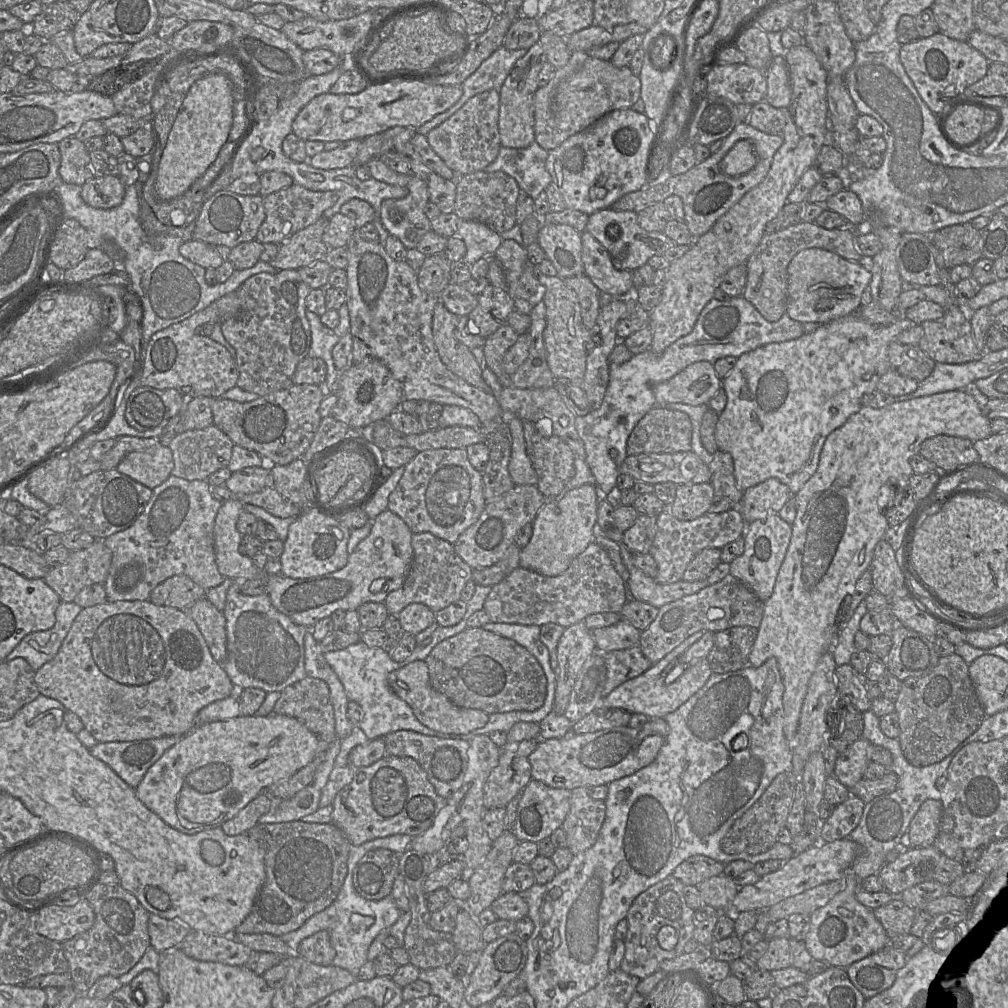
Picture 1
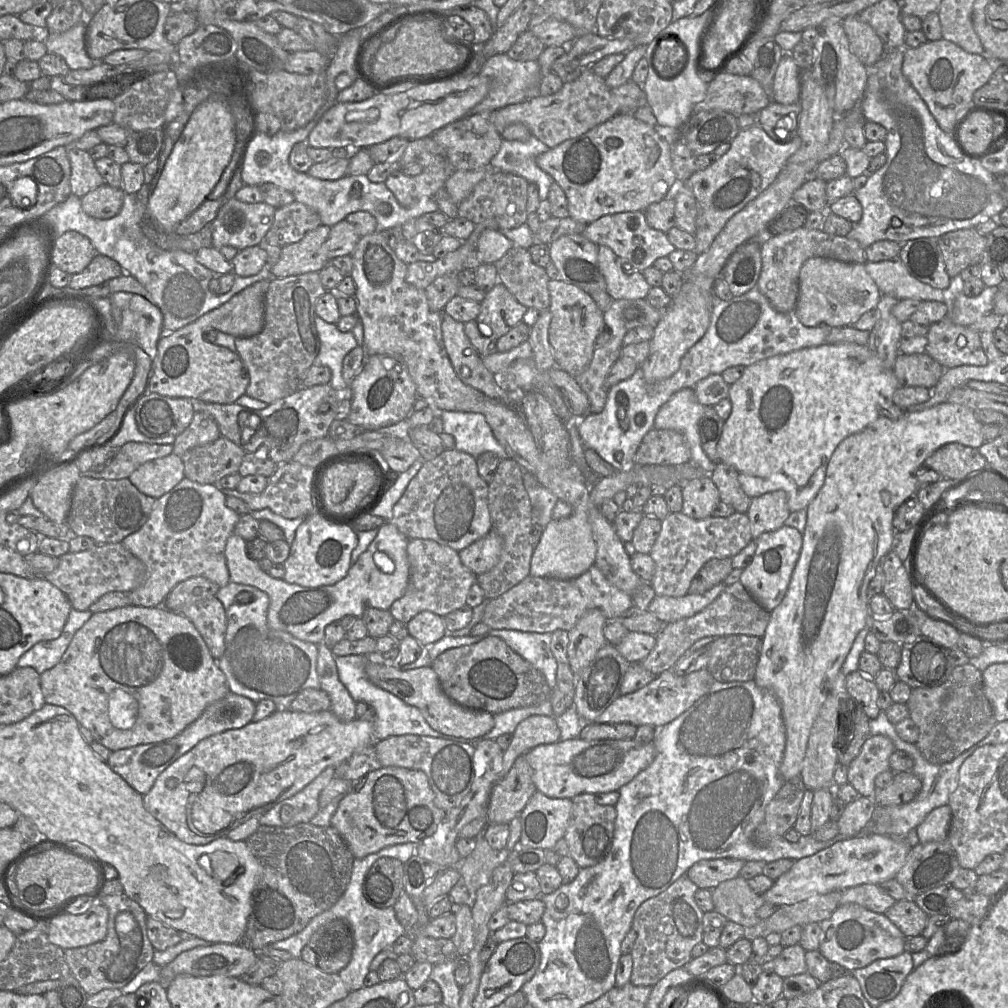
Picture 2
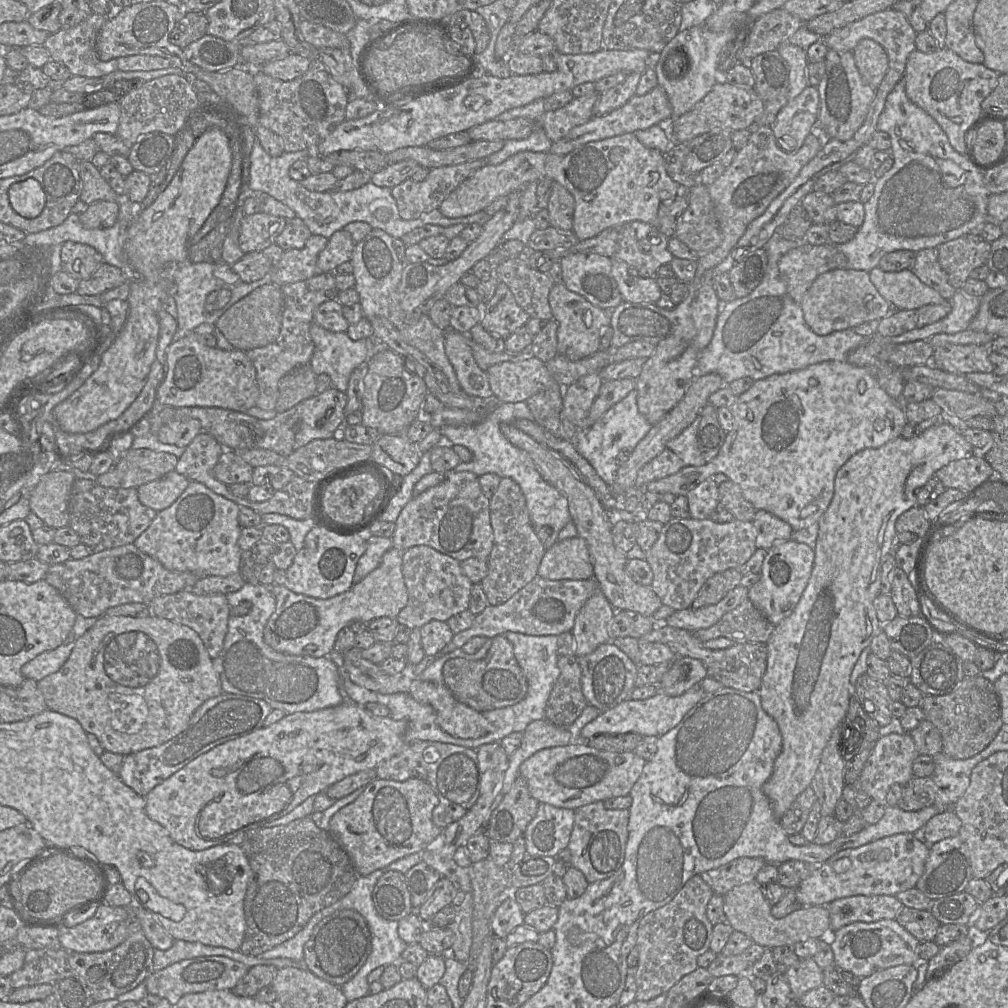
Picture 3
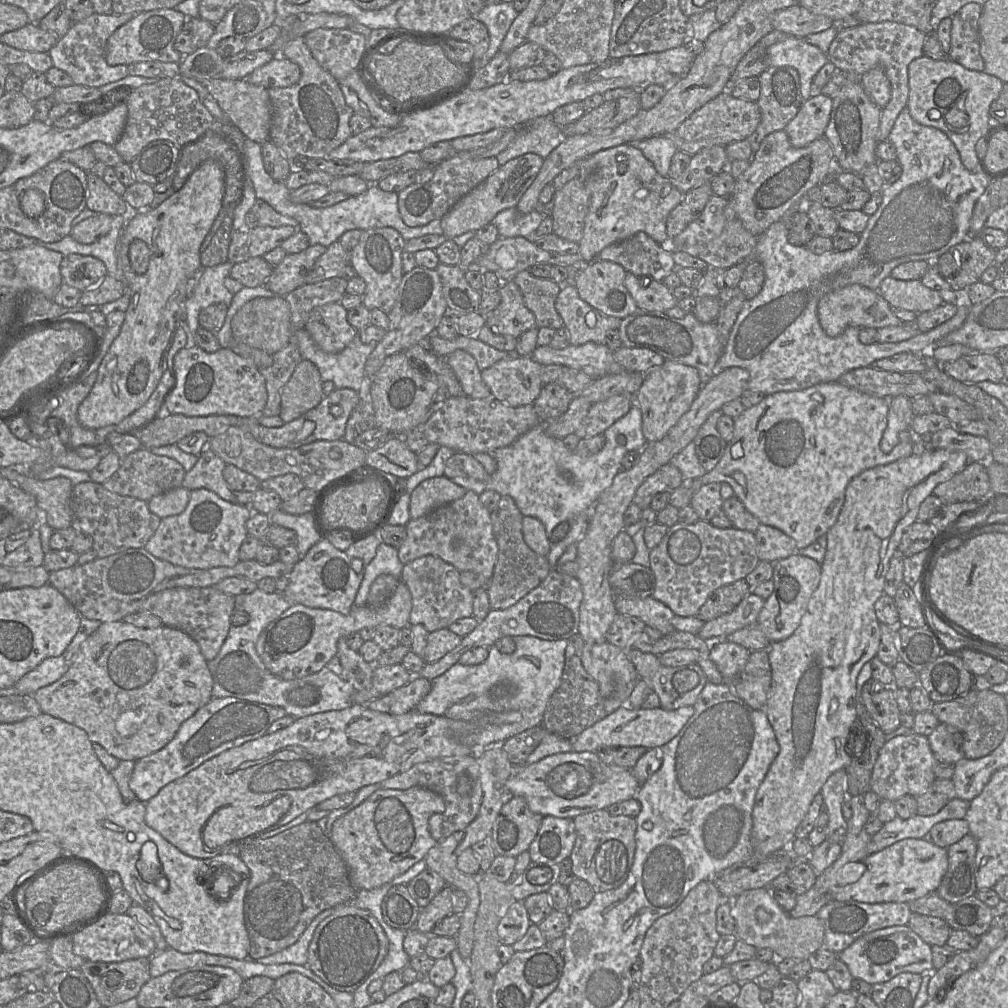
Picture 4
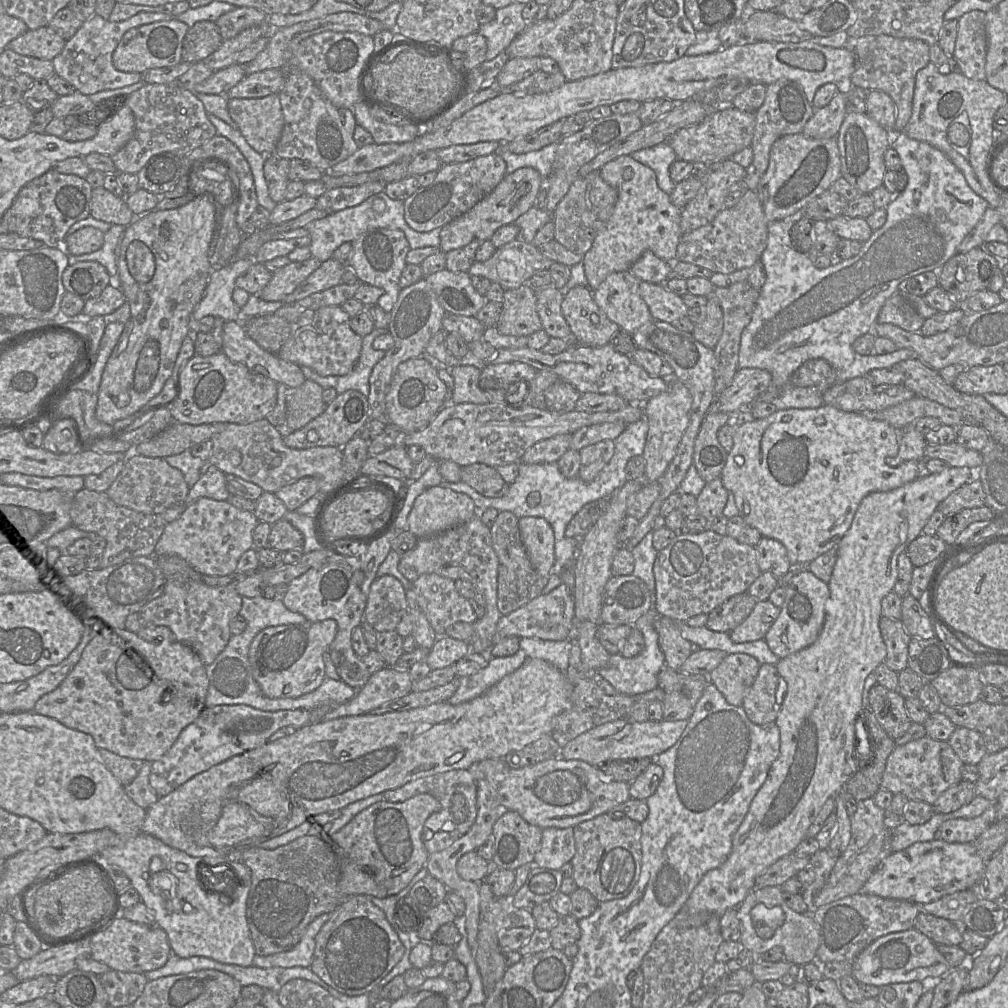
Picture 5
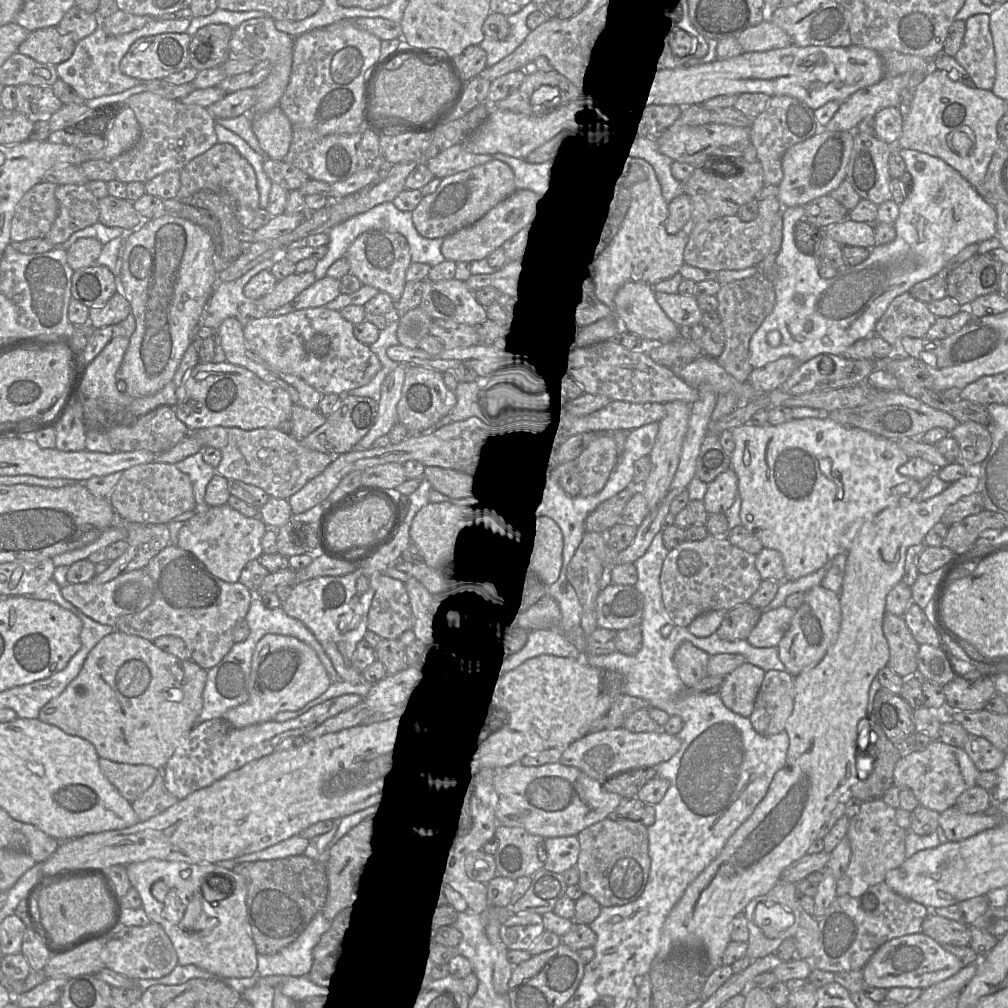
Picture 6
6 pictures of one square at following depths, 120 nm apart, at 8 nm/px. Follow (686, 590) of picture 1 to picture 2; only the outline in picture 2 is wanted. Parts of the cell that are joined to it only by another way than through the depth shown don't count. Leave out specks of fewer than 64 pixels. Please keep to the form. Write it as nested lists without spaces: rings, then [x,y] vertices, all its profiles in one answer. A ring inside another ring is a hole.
[[[721,583],[702,594],[688,593],[682,597],[656,595],[648,610],[665,624],[673,623],[704,610],[725,588],[725,584]]]

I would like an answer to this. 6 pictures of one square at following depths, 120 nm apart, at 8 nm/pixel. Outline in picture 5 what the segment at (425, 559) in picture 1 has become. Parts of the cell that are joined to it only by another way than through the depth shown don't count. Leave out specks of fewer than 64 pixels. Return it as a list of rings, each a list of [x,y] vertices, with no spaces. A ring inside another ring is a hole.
[[[435,573],[424,574],[412,582],[412,588],[419,608],[438,637],[444,636],[454,623],[476,622],[469,600],[458,593],[455,581]]]

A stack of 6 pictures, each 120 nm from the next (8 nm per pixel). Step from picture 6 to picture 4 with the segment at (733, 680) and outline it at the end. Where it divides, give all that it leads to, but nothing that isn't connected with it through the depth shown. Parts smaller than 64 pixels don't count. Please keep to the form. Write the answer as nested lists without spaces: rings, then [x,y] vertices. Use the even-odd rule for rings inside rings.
[[[733,642],[711,643],[710,659],[726,680],[735,680],[748,662],[750,651]]]

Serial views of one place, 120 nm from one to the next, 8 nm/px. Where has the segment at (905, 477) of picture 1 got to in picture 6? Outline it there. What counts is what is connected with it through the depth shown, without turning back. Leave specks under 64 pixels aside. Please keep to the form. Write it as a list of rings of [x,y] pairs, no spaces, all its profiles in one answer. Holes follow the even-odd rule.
[[[971,470],[940,494],[927,500],[913,500],[906,505],[886,508],[862,525],[846,553],[845,574],[839,594],[842,618],[838,635],[818,664],[794,676],[794,708],[784,730],[789,737],[785,765],[775,773],[766,795],[753,813],[728,839],[719,856],[689,884],[666,917],[656,960],[664,960],[677,946],[688,946],[702,948],[709,974],[724,965],[722,957],[732,941],[732,920],[743,913],[752,899],[771,890],[780,881],[786,867],[807,854],[833,809],[844,801],[849,789],[862,780],[858,777],[856,764],[858,723],[867,717],[870,685],[878,672],[887,666],[890,657],[883,633],[887,595],[902,582],[908,549],[923,543],[928,531],[941,521],[945,509],[961,497],[978,491],[978,485],[977,472]]]

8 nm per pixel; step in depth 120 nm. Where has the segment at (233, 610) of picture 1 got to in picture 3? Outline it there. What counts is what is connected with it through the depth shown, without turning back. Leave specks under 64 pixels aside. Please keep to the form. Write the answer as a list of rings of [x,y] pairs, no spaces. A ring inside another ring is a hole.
[[[245,583],[238,591],[228,593],[226,598],[231,609],[242,601],[251,602],[252,608],[244,616],[230,614],[223,648],[212,661],[224,693],[264,700],[273,709],[283,710],[286,714],[311,712],[338,706],[346,701],[342,694],[339,669],[328,656],[284,654],[265,643],[264,627],[276,608],[276,600],[269,586]]]

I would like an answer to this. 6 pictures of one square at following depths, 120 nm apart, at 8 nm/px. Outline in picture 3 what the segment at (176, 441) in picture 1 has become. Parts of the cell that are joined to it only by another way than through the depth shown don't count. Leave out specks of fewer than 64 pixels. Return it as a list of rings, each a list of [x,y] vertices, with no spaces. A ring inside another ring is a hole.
[[[223,449],[223,452],[213,469],[214,477],[226,484],[251,484],[253,467],[240,458],[233,449]]]

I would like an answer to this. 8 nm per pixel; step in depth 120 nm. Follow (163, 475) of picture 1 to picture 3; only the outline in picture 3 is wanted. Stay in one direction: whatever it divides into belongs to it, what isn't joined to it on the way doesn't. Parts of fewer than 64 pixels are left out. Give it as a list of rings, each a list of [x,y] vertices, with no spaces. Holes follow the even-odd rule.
[[[176,470],[137,488],[140,502],[159,512],[170,507],[191,481]]]

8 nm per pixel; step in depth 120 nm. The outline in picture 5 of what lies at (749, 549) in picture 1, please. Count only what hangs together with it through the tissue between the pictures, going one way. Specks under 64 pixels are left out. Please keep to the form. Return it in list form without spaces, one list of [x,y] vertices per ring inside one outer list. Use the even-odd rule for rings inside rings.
[[[793,567],[786,576],[780,578],[786,588],[785,600],[780,607],[780,615],[764,638],[769,649],[780,659],[813,644],[825,620],[825,604],[830,595],[828,584],[804,568]]]

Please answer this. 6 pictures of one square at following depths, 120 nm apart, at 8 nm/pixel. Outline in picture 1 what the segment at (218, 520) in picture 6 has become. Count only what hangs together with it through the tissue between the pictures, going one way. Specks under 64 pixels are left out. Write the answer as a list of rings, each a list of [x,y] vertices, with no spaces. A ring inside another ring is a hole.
[[[170,475],[154,488],[149,502],[133,524],[102,540],[112,553],[111,566],[104,582],[106,602],[149,600],[157,585],[176,575],[188,576],[205,590],[219,586],[225,578],[216,563],[214,523],[221,504],[212,496],[206,480],[186,480]]]

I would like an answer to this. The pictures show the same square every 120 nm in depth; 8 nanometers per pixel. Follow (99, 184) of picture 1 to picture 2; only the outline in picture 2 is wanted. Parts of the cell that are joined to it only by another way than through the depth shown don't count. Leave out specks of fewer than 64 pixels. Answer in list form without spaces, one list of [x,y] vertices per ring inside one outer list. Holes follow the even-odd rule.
[[[105,183],[81,197],[80,202],[87,215],[96,219],[110,219],[120,212],[123,198],[123,189]]]

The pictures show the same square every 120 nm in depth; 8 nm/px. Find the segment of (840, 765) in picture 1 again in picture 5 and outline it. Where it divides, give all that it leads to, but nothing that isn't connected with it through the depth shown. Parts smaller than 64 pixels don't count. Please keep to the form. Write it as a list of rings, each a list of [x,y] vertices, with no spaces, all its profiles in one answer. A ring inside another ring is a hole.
[[[925,736],[896,746],[887,758],[881,788],[904,794],[909,800],[923,801],[930,805],[949,787],[962,781],[964,763],[946,741],[937,741]]]

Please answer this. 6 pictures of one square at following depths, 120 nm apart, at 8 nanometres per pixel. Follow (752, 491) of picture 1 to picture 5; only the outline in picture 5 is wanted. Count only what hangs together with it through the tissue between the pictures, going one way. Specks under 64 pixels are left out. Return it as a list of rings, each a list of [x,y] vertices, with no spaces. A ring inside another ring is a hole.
[[[762,537],[756,546],[757,561],[761,572],[771,572],[780,579],[792,569],[785,546],[771,538]]]

